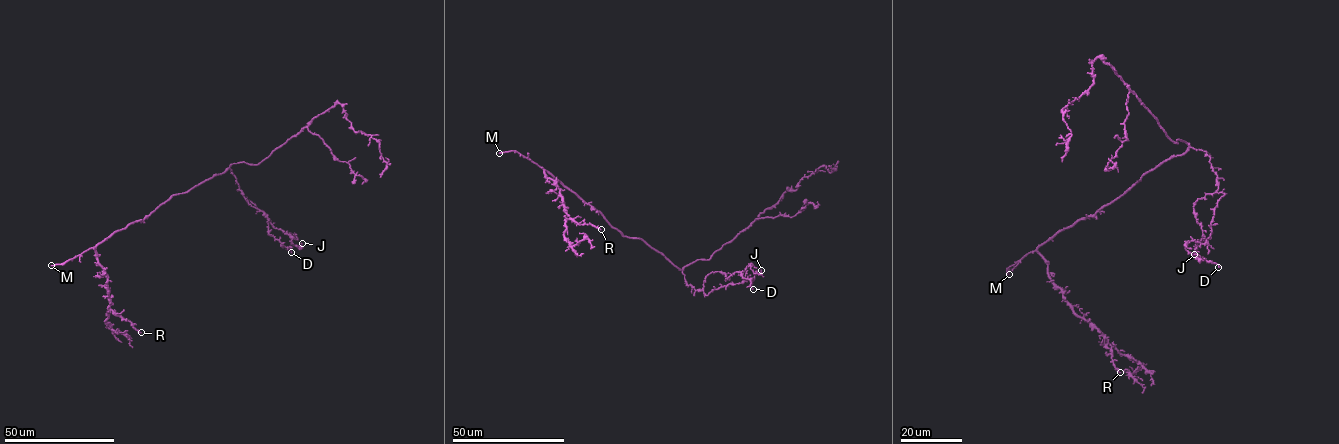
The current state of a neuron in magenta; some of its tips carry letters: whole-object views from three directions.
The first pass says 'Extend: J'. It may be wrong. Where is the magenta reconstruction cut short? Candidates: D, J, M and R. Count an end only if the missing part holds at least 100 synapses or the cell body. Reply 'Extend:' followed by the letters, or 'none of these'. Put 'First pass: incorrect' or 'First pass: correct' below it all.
Extend: M
First pass: incorrect

